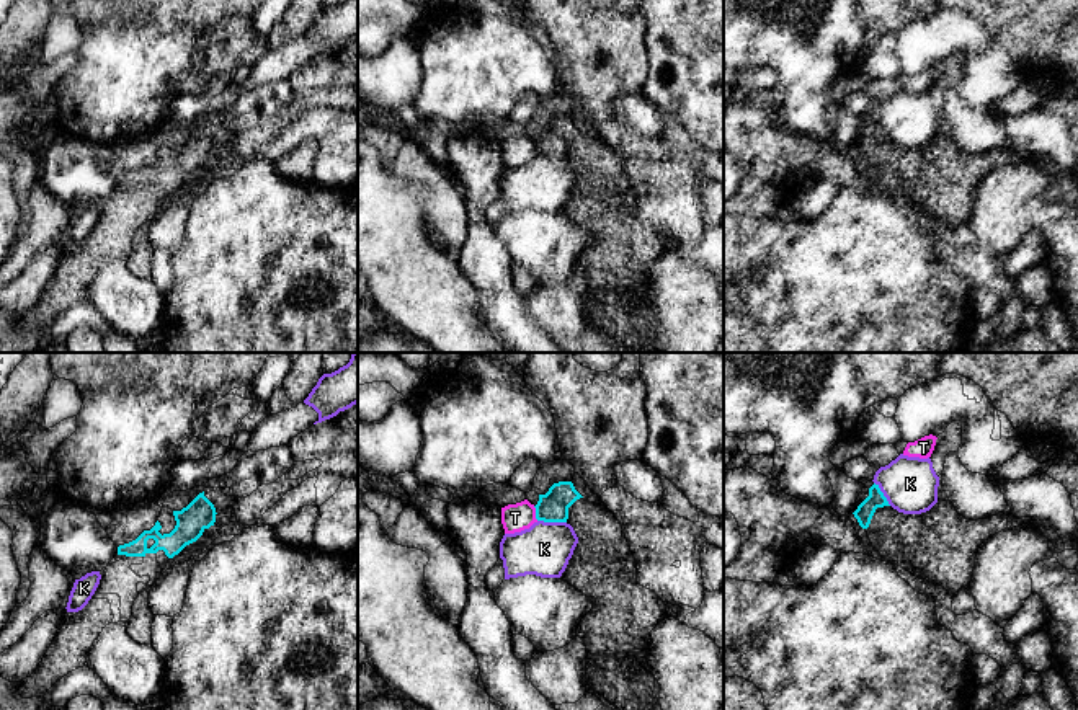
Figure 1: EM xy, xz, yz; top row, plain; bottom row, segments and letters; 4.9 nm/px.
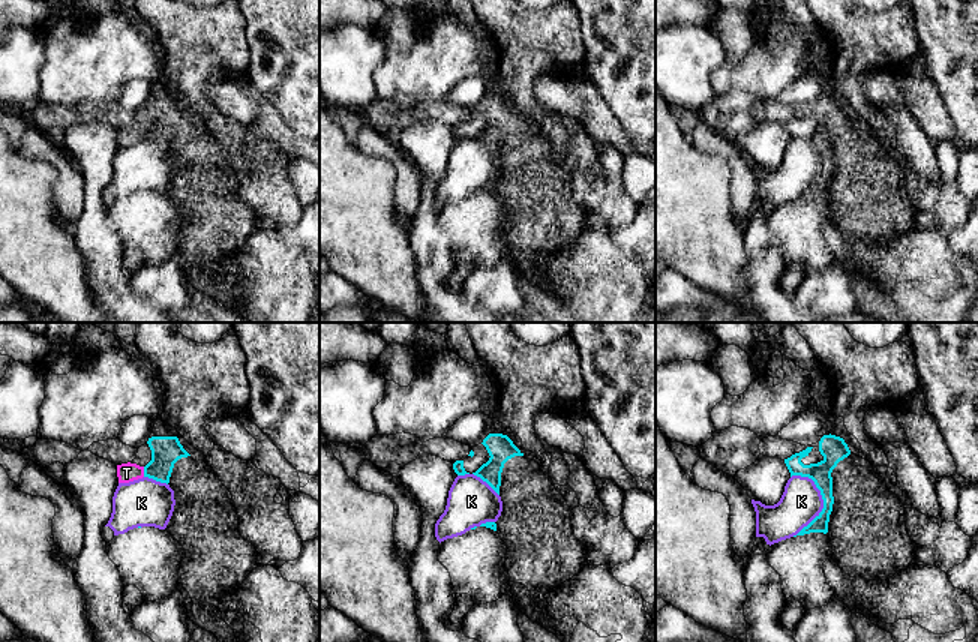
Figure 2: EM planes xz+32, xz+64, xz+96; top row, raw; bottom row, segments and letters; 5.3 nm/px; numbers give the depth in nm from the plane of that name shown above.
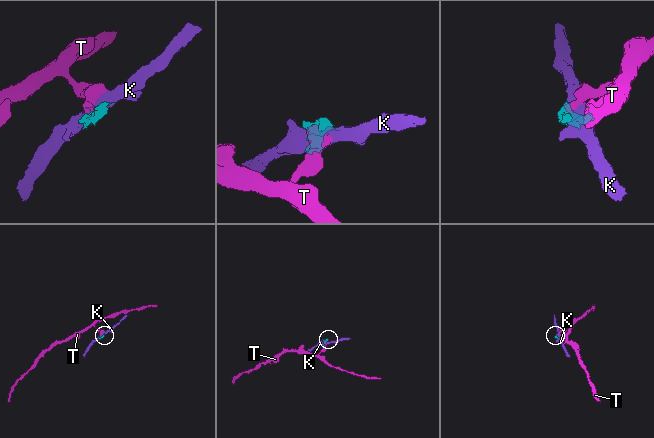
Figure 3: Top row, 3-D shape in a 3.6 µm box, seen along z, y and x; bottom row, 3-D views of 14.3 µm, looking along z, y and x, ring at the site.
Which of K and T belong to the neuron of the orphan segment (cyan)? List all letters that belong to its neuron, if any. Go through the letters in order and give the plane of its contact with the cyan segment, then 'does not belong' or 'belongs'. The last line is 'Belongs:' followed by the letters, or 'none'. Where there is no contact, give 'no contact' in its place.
K: xz | does not belong
T: xz | does not belong
Belongs: none

